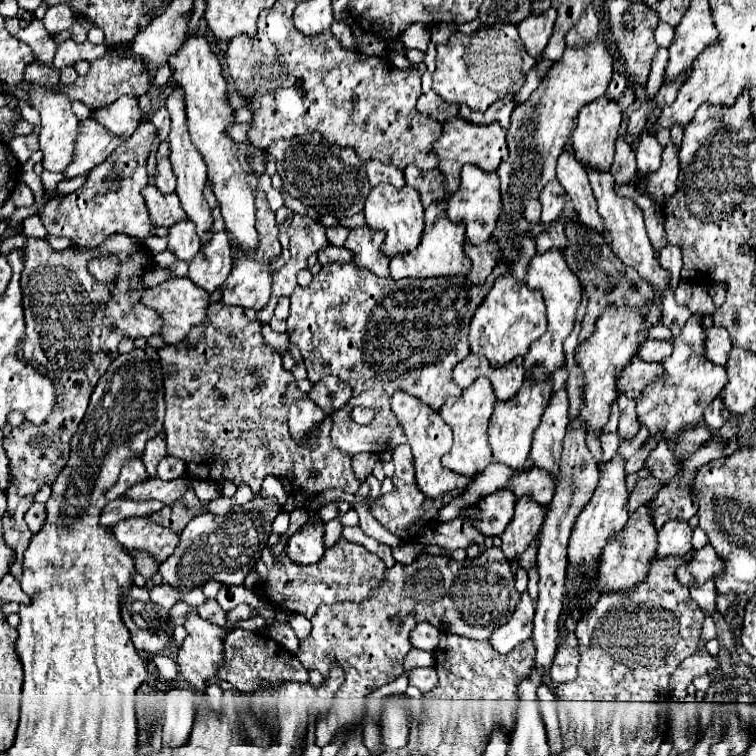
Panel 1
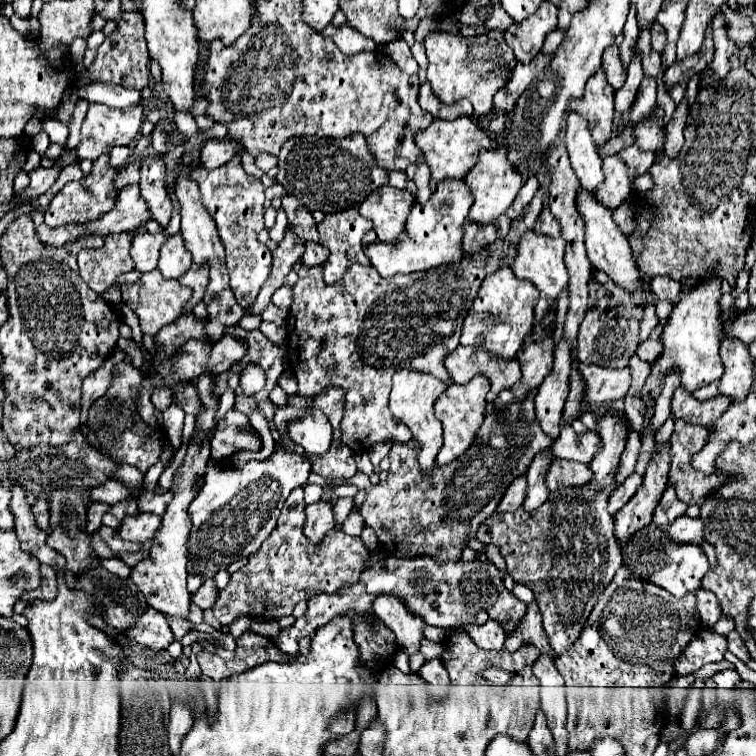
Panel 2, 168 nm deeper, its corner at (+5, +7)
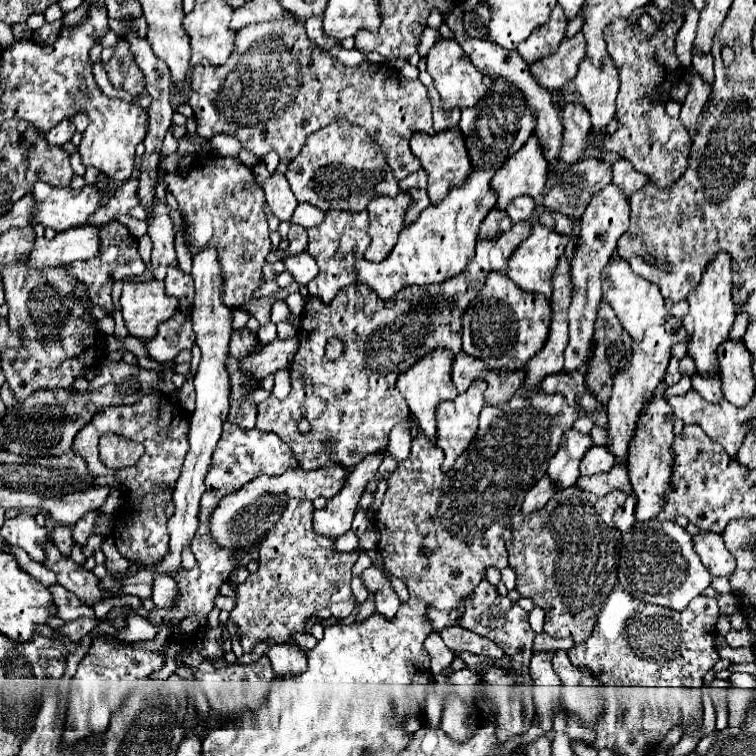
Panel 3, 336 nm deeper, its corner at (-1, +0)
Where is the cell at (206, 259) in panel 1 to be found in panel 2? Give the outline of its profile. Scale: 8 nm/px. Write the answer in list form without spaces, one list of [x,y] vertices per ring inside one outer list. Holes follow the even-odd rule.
[[[192,265],[182,277],[180,277],[180,283],[182,285],[188,285],[192,287],[192,299],[188,301],[186,305],[186,311],[192,311],[192,307],[202,301],[204,293],[206,293],[206,285],[208,285],[208,271],[210,267],[208,265]]]

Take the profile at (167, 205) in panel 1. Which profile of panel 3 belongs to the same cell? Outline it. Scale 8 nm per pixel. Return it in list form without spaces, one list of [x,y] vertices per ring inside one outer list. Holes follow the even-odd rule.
[[[96,226],[68,228],[56,238],[36,238],[34,248],[28,256],[28,266],[36,270],[66,266],[76,260],[90,260],[100,254],[100,240]]]

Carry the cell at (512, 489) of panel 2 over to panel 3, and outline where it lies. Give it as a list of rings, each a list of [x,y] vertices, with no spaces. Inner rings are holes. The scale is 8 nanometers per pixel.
[[[548,476],[540,478],[540,482],[526,494],[526,500],[522,504],[522,512],[536,512],[540,508],[544,508],[544,504],[550,500],[550,496],[556,492],[556,484],[552,484],[552,480],[548,480]]]

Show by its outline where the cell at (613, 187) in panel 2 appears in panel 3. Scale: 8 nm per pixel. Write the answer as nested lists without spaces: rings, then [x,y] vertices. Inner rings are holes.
[[[608,184],[604,190],[596,192],[596,196],[592,196],[586,212],[582,214],[582,228],[580,228],[580,240],[576,244],[574,250],[574,258],[570,262],[570,274],[572,274],[572,284],[574,284],[574,294],[572,294],[572,304],[568,310],[568,318],[570,318],[570,342],[568,348],[564,352],[564,368],[568,372],[582,368],[590,350],[590,342],[592,342],[592,332],[594,332],[594,320],[596,320],[596,312],[598,306],[602,302],[602,282],[600,282],[600,274],[604,270],[604,266],[608,264],[608,260],[612,258],[614,250],[616,250],[616,242],[618,238],[628,232],[628,212],[630,212],[630,204],[628,198],[614,186]]]

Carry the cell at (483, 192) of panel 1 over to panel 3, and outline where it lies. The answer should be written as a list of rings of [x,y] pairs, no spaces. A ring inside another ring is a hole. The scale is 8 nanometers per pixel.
[[[536,136],[506,160],[506,164],[494,174],[492,188],[498,192],[498,208],[504,210],[510,200],[520,194],[540,196],[548,178],[548,160],[540,148]]]

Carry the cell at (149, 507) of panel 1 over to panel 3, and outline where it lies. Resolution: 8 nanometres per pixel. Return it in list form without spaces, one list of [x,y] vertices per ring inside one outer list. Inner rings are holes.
[[[88,512],[88,514],[72,528],[72,538],[74,538],[76,544],[80,544],[80,546],[86,544],[88,536],[92,534],[92,524],[94,524],[94,518],[96,518],[96,516],[98,516],[98,512]]]

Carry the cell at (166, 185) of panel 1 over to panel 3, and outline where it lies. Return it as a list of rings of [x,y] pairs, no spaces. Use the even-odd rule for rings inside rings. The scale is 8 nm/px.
[[[156,200],[154,204],[154,216],[148,220],[148,234],[154,242],[152,250],[152,272],[156,280],[164,280],[166,268],[176,264],[176,252],[174,252],[174,224],[168,216],[166,204]]]

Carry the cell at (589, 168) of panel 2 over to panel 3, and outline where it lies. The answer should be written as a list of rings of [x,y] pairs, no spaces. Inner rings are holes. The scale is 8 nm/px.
[[[566,104],[562,110],[562,150],[560,160],[566,164],[578,162],[584,150],[590,146],[590,116],[582,104]]]

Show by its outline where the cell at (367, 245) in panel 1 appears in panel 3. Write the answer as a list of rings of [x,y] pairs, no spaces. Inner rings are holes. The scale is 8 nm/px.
[[[332,210],[326,212],[324,222],[320,226],[308,228],[308,248],[306,252],[316,260],[320,272],[314,280],[308,282],[308,296],[320,298],[324,304],[328,304],[338,290],[342,290],[348,284],[354,284],[356,272],[354,262],[364,256],[364,250],[370,244],[370,238],[366,234],[368,230],[368,214],[366,212],[342,212]]]

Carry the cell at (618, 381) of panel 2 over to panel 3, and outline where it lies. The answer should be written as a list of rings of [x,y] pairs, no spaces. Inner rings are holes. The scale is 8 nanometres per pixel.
[[[572,370],[572,372],[558,372],[558,374],[550,374],[542,380],[542,386],[540,386],[544,392],[548,394],[554,394],[554,392],[560,392],[568,404],[574,404],[574,402],[580,402],[580,406],[584,410],[592,410],[598,406],[596,398],[592,396],[592,392],[586,388],[584,384],[584,376],[578,372],[578,370]]]

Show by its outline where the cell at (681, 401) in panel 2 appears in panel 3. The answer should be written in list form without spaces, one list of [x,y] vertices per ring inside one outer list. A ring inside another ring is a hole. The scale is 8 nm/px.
[[[690,390],[684,396],[674,396],[668,402],[670,402],[672,412],[674,412],[676,418],[680,418],[684,424],[698,424],[708,434],[710,440],[718,442],[728,452],[730,458],[736,458],[736,452],[742,446],[744,436],[748,434],[748,424],[744,424],[744,420],[748,420],[746,408],[736,408],[726,400],[718,402],[718,404],[710,404],[696,390]]]

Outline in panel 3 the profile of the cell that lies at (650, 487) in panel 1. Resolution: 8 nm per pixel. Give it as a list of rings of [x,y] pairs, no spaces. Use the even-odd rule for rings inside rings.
[[[630,494],[630,496],[626,498],[624,506],[620,506],[620,508],[614,512],[614,524],[616,524],[616,528],[618,528],[622,534],[628,532],[628,530],[634,526],[634,522],[636,522],[636,518],[634,518],[634,508],[636,508],[636,496]]]

